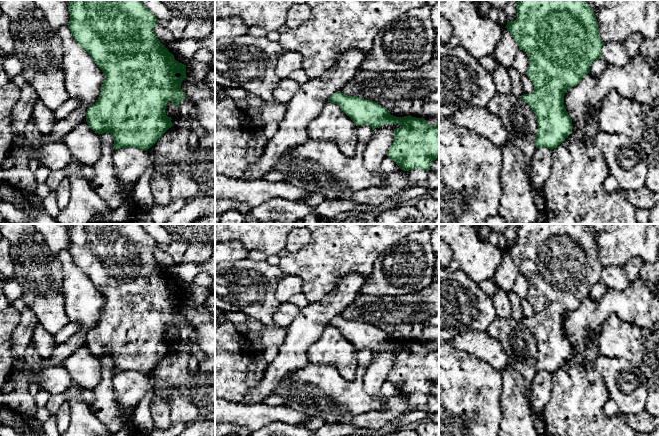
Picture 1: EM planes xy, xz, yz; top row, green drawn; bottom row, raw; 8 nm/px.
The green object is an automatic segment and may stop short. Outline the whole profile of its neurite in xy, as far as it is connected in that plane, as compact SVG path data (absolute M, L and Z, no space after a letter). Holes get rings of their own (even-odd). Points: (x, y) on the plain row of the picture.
M72 224L67 227L70 237L70 245L68 251L77 268L86 274L92 284L98 289L105 299L101 316L98 324L91 329L86 336L86 346L89 351L98 358L110 357L114 362L114 373L126 371L135 371L143 374L148 374L157 364L172 351L172 342L166 339L165 333L168 325L172 325L179 331L181 324L187 321L181 313L182 305L186 300L186 289L178 286L172 277L160 266L154 256L154 251L158 248L158 243L155 239L143 228L142 224Z

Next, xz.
M341 315L332 318L328 326L337 328L356 350L368 348L374 354L387 347L400 348L393 355L394 363L387 380L401 394L430 394L432 385L439 381L439 345L431 349L423 341L396 341L375 325L347 320Z

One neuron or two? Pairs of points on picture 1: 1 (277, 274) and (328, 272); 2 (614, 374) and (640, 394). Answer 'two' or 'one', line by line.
1: two
2: one

